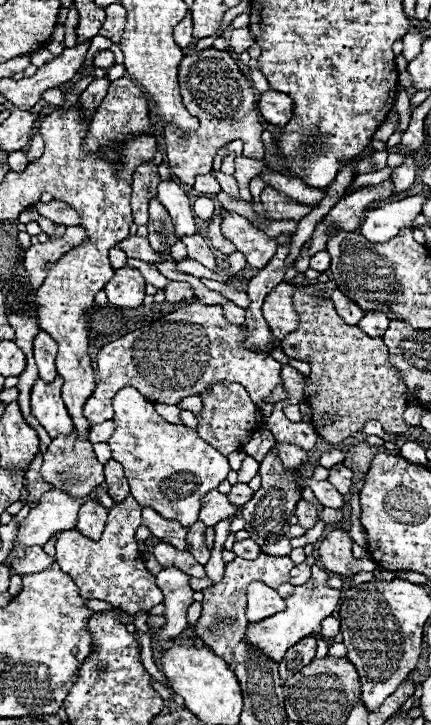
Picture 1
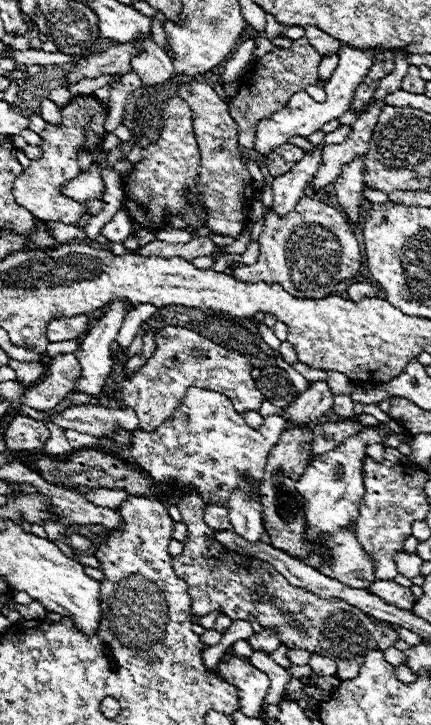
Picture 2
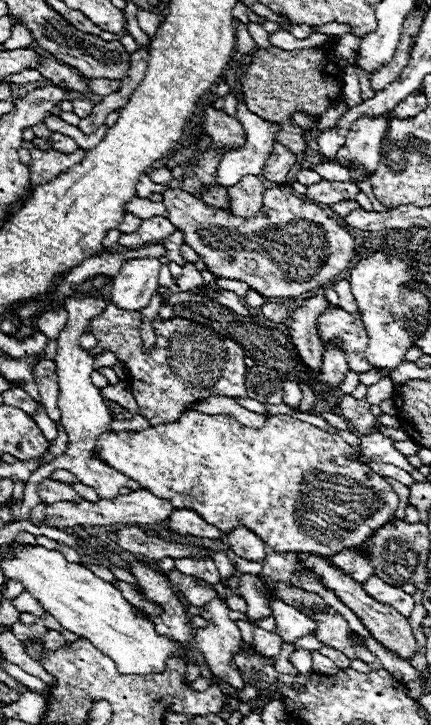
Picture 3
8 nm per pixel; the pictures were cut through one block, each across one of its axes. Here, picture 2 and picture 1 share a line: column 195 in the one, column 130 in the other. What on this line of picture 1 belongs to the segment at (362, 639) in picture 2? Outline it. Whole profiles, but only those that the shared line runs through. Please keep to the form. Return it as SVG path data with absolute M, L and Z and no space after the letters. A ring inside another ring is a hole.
M126 496L126 500L108 510L108 522L100 540L94 542L78 530L56 534L56 562L62 566L62 572L76 582L82 598L104 600L116 608L122 606L130 616L146 612L162 602L162 590L156 586L156 578L146 570L134 538L140 522L142 506L132 496Z

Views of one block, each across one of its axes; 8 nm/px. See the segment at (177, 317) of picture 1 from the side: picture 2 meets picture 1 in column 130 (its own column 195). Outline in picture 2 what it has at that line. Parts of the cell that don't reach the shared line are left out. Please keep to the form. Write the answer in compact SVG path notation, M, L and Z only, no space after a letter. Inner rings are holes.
M165 326L156 333L156 352L130 377L122 383L122 400L128 408L138 414L140 428L146 432L156 430L168 416L180 406L188 388L206 388L214 392L224 392L234 404L234 408L244 414L248 408L260 408L262 394L258 392L252 376L252 364L246 356L236 350L214 344L212 340L180 326Z

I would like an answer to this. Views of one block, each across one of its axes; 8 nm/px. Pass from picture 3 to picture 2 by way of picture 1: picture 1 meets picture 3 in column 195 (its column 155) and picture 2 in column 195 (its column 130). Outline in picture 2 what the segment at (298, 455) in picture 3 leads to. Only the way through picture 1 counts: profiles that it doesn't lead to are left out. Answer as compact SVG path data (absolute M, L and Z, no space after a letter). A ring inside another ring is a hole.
M188 388L182 404L170 420L162 422L154 432L132 432L132 460L148 472L150 478L162 484L174 484L184 494L196 494L208 504L228 508L232 490L238 488L244 476L262 482L264 466L270 450L278 444L284 430L282 416L266 416L260 430L250 428L244 416L238 414L228 396L202 388Z

